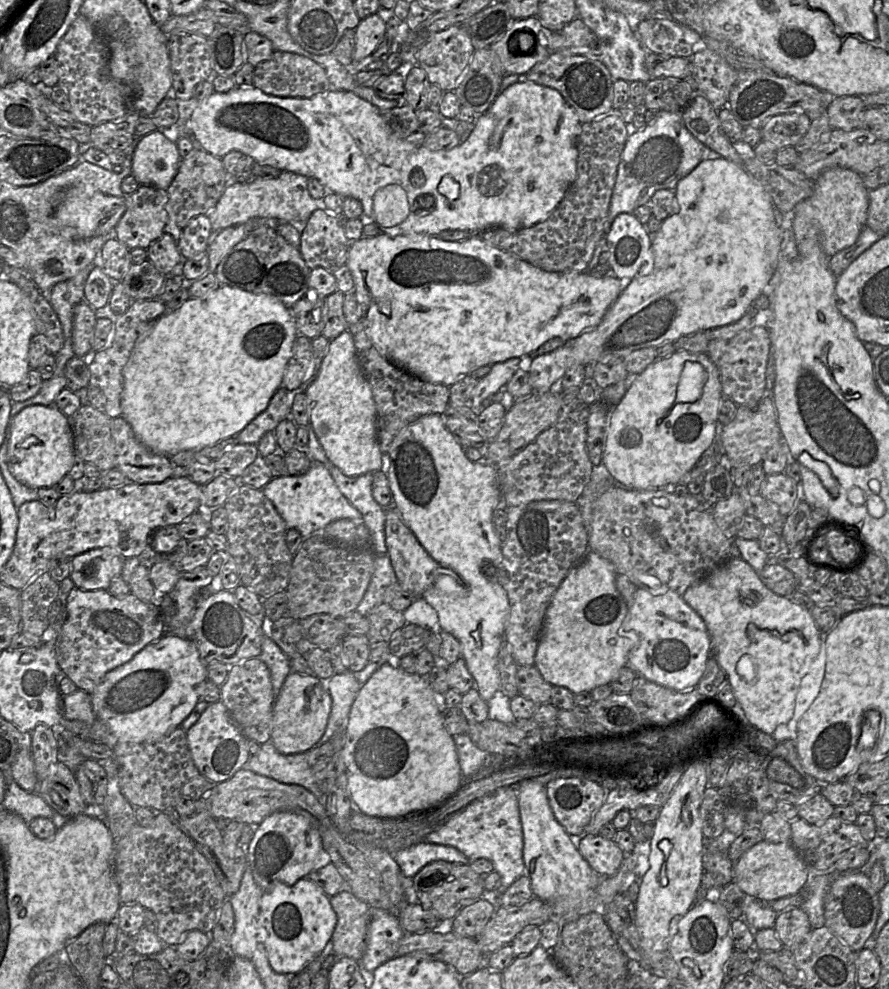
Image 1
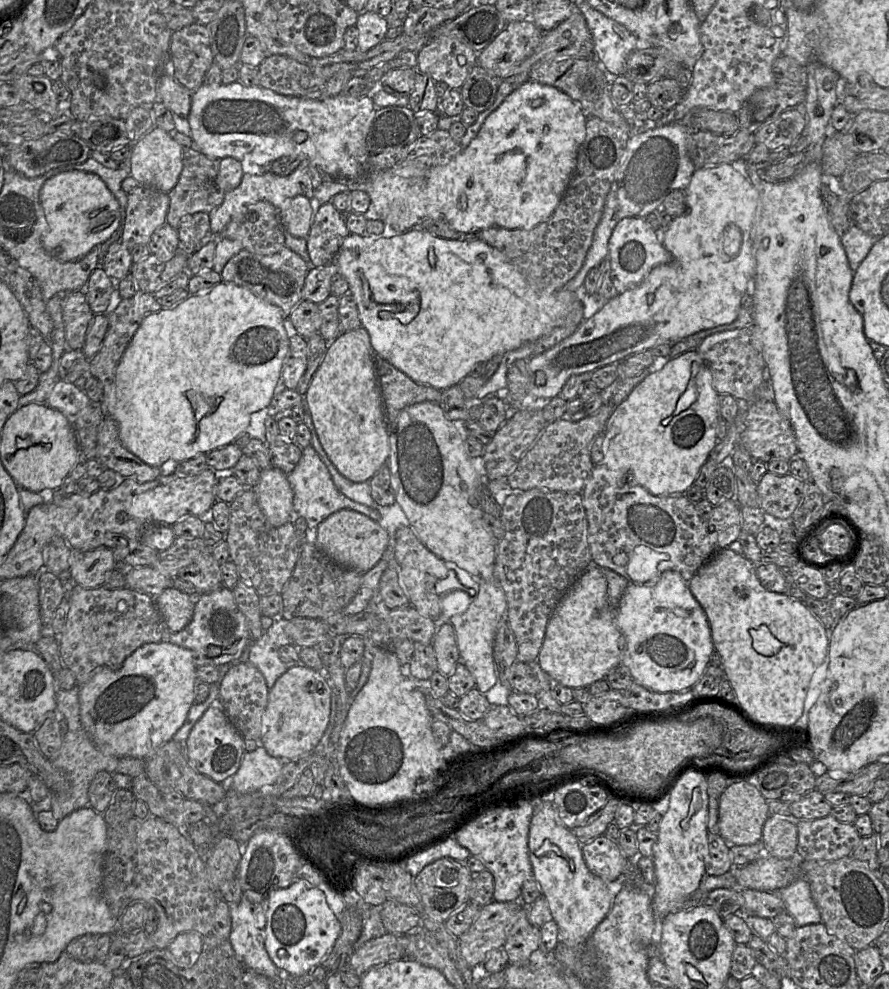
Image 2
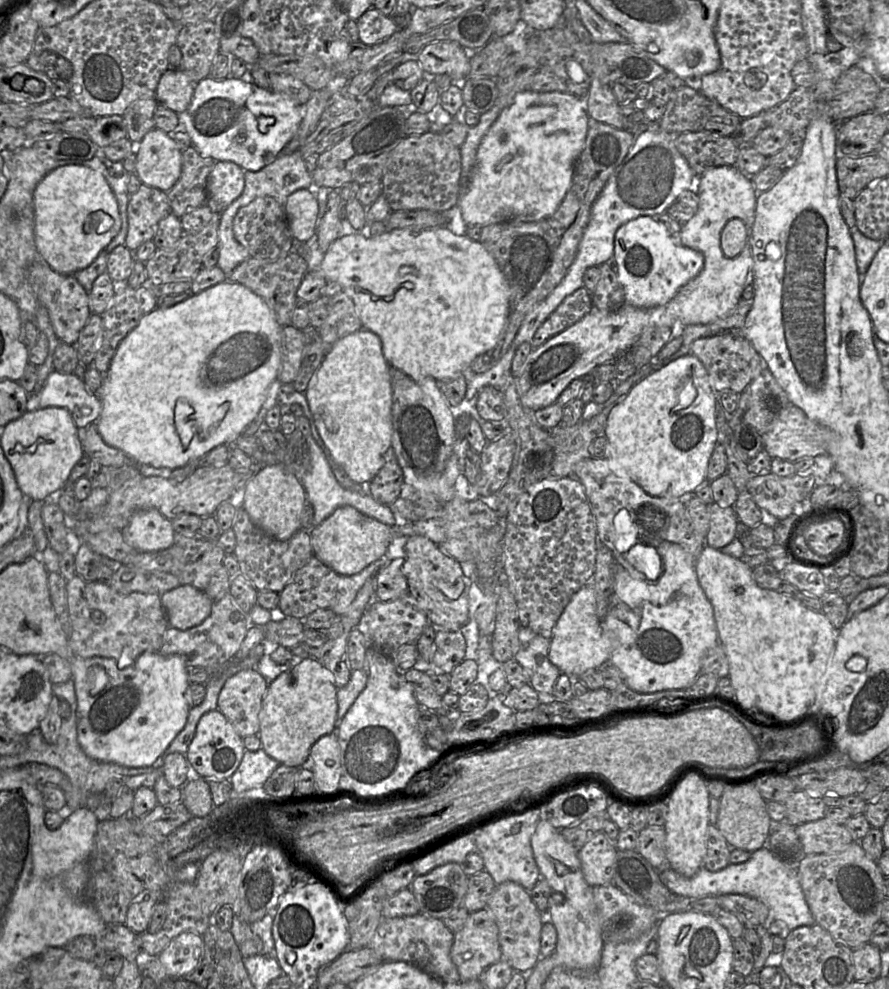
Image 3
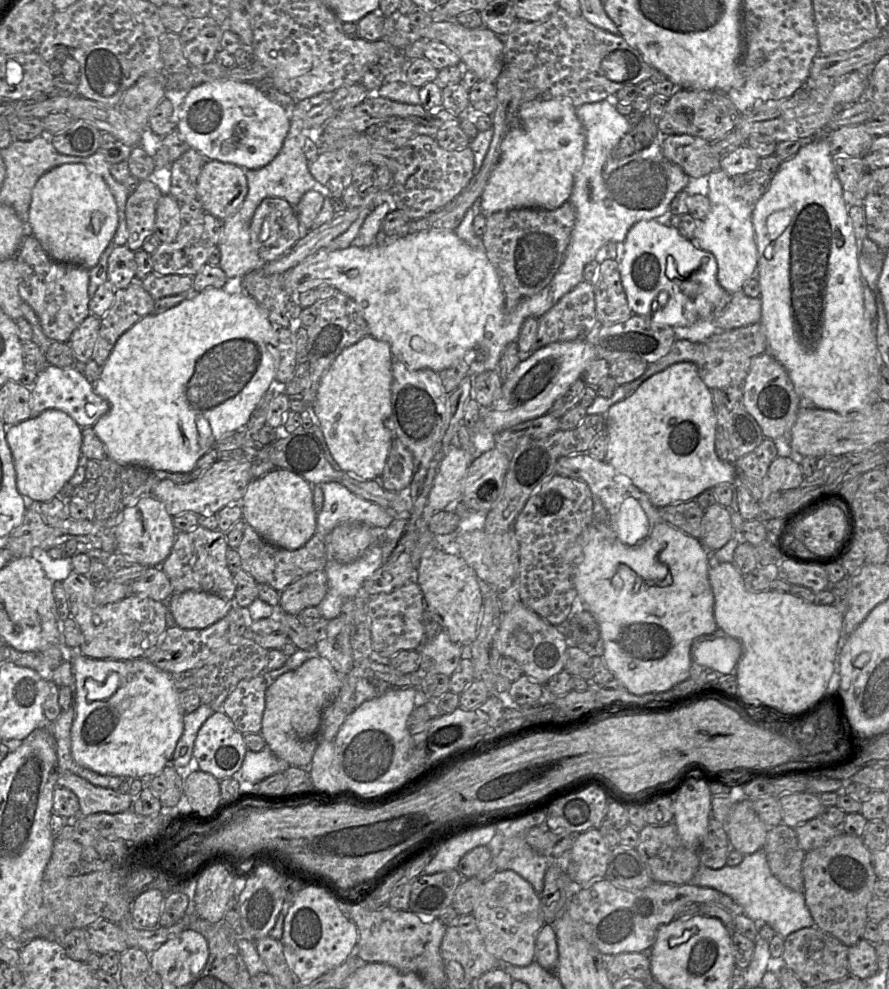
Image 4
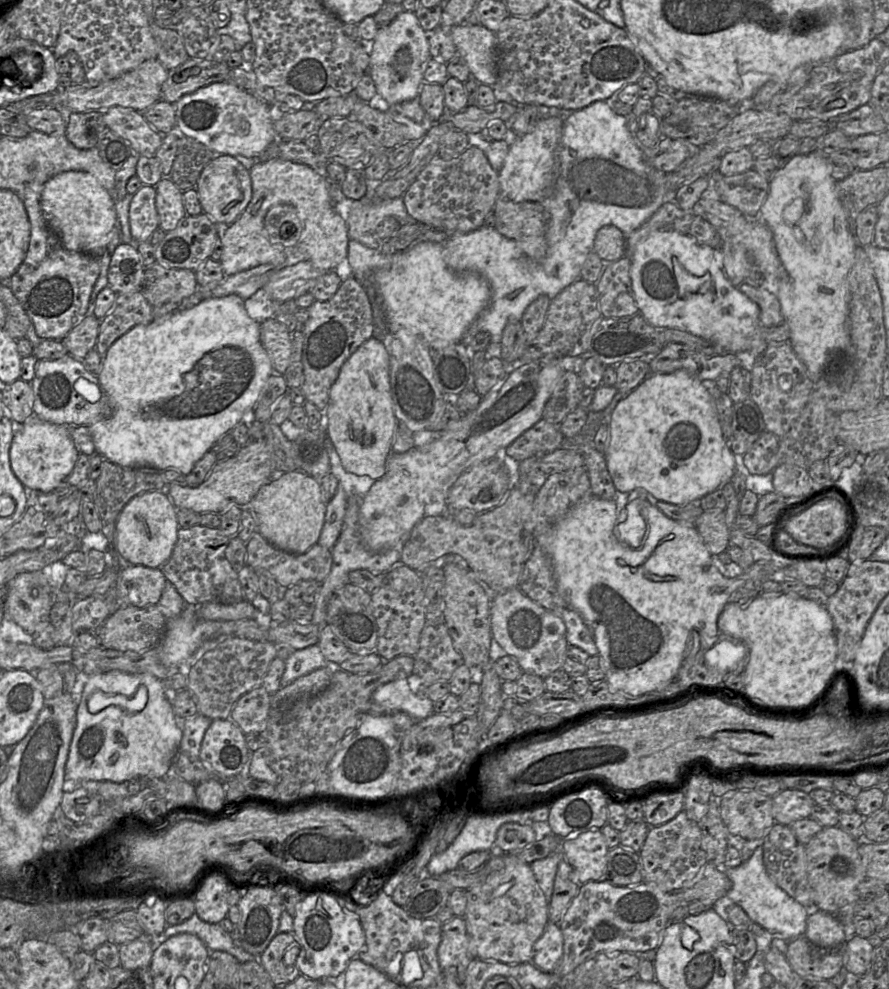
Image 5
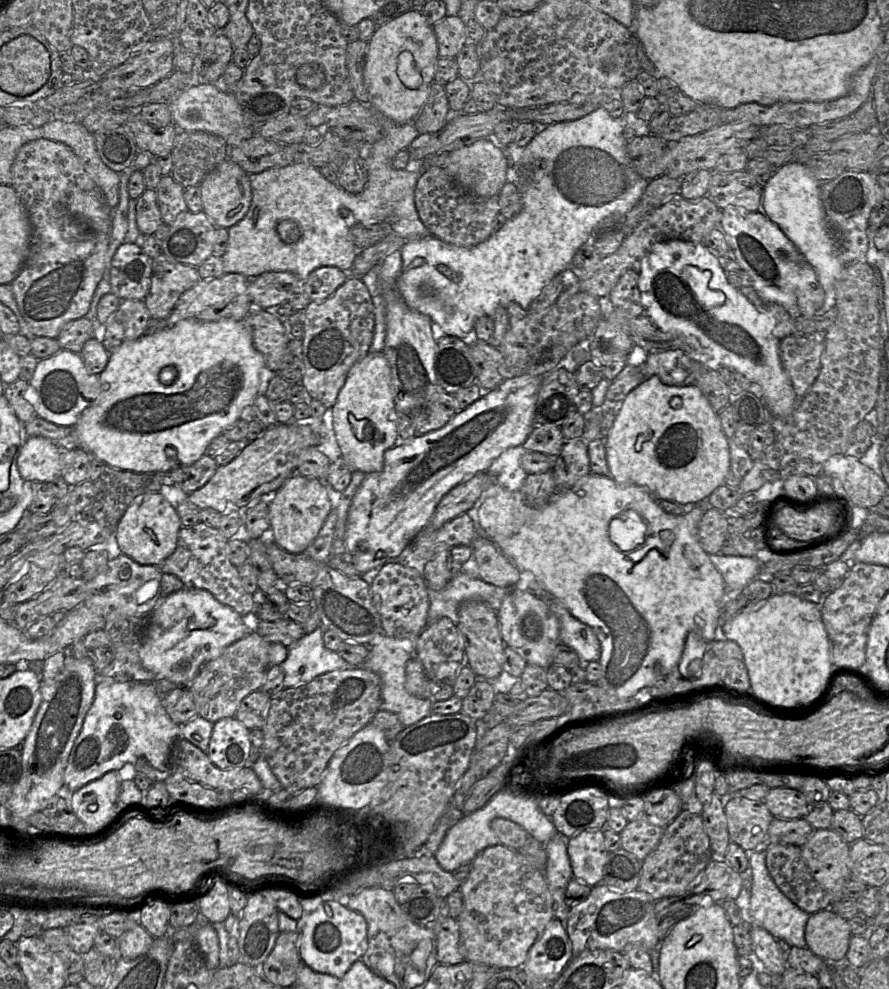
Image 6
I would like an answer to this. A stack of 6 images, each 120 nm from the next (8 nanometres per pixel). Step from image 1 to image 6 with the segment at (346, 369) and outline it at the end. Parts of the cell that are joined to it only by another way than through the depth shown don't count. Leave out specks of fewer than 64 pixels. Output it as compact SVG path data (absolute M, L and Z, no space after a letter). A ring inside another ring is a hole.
M370 352L352 366L331 408L336 440L349 466L366 474L382 471L384 453L399 441L391 368L383 352Z

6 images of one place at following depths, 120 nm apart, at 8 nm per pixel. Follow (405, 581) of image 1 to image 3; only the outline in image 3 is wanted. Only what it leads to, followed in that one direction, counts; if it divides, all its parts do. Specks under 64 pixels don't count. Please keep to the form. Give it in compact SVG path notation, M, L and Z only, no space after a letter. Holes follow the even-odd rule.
M409 536L405 546L403 573L409 594L417 607L437 629L460 631L469 620L469 587L471 579L464 575L458 561L439 548L426 536Z

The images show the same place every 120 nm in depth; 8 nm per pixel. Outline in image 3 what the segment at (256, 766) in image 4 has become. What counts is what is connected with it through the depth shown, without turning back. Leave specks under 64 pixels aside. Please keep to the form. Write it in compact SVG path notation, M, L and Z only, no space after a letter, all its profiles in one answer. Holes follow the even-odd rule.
M262 747L254 752L246 750L239 767L230 777L233 793L241 794L254 788L262 788L279 765Z

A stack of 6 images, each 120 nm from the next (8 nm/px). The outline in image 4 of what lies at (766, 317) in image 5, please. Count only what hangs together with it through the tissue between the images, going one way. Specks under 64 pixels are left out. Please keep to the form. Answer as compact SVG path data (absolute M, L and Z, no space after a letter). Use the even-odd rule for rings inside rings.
M742 289L731 295L729 303L712 323L720 329L729 330L759 323L761 314L760 297L749 297Z

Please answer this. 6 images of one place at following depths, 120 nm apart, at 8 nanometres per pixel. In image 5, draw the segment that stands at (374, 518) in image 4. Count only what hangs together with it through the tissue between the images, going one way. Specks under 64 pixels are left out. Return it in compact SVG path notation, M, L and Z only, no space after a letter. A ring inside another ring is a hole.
M339 484L334 497L327 503L324 525L317 544L332 550L341 533L346 507L347 496L343 487Z

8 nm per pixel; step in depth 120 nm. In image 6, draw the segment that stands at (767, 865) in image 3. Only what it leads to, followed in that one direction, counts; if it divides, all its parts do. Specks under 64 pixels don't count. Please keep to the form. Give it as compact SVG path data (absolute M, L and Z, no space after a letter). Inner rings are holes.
M753 851L749 855L749 866L752 872L750 914L754 924L767 930L775 939L785 940L790 947L806 947L805 926L810 914L791 902L776 886L766 867L765 851Z

